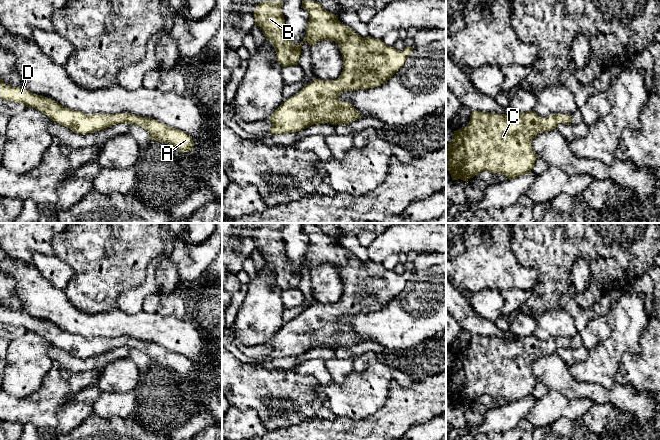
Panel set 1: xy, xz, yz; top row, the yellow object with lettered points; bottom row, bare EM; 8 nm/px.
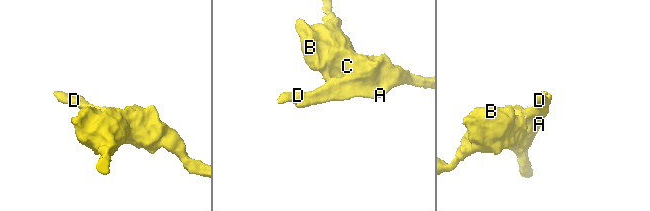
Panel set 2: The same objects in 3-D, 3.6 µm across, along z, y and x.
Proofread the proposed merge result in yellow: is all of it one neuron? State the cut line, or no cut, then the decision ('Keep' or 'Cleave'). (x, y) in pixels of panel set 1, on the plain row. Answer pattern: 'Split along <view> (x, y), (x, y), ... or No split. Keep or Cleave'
No split. Keep

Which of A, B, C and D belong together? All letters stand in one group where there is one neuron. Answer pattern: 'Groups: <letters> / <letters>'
Groups: A B C D

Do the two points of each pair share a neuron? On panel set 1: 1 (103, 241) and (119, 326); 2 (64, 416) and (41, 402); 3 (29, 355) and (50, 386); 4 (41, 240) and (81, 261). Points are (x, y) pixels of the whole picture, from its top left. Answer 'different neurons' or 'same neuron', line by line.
1: different neurons
2: different neurons
3: different neurons
4: different neurons

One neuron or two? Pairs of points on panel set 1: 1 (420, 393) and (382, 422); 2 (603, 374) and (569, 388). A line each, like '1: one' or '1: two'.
1: one
2: two

